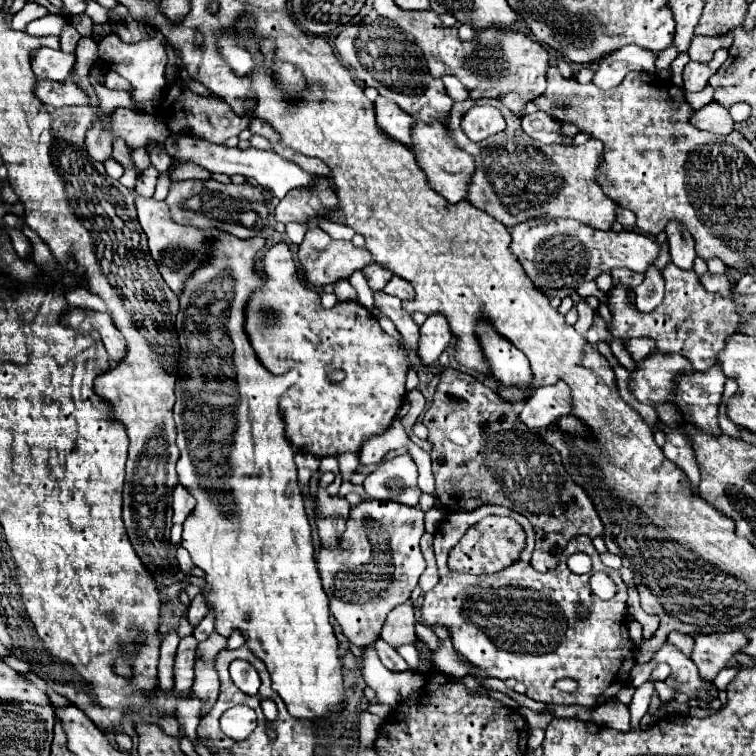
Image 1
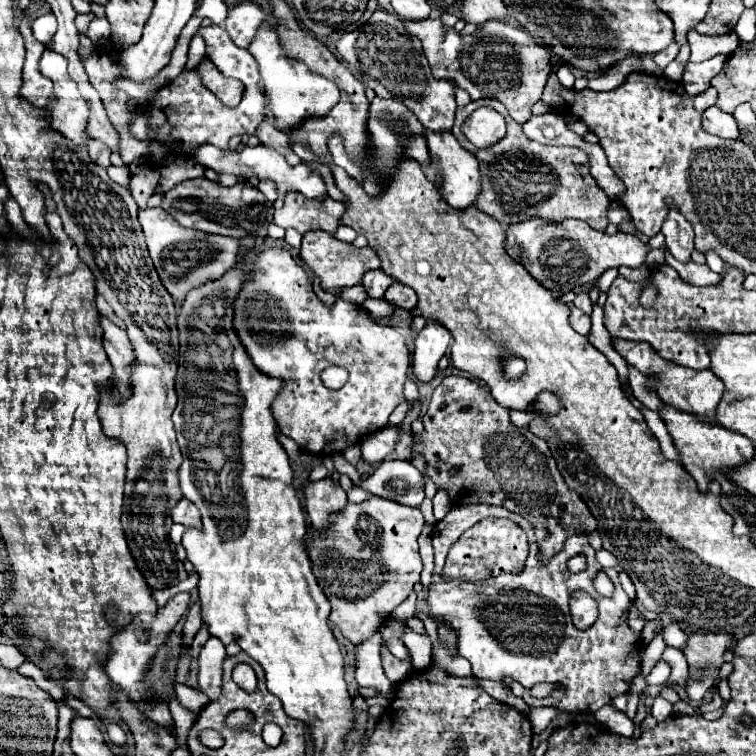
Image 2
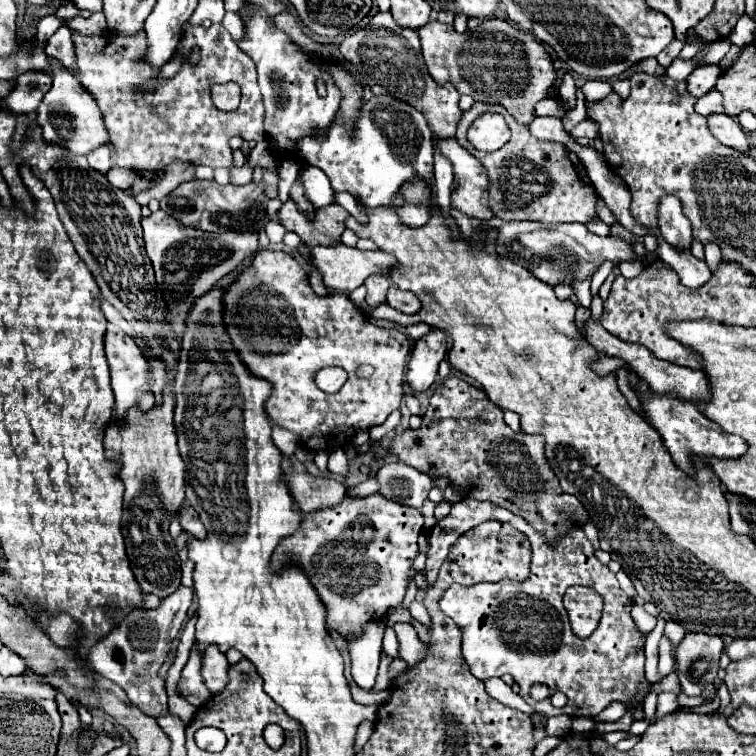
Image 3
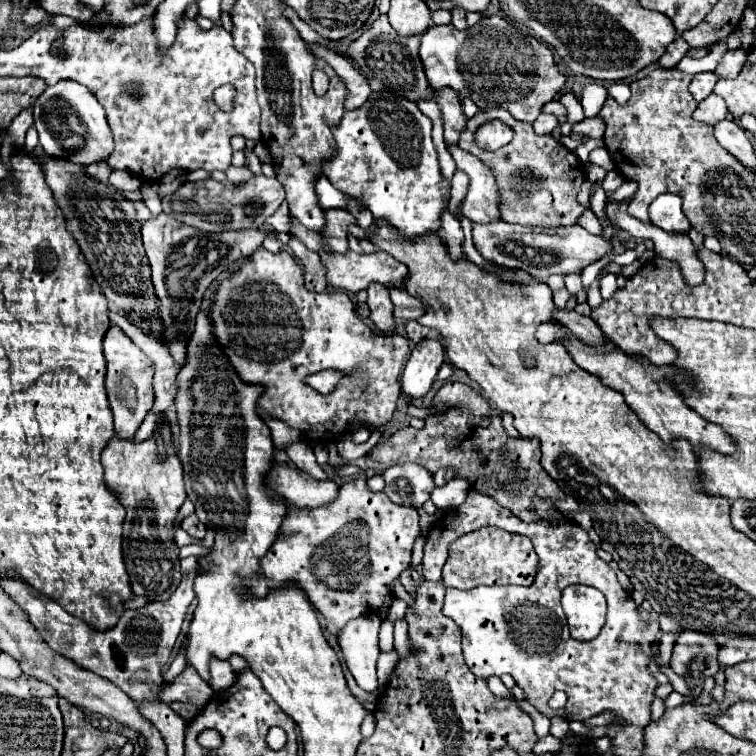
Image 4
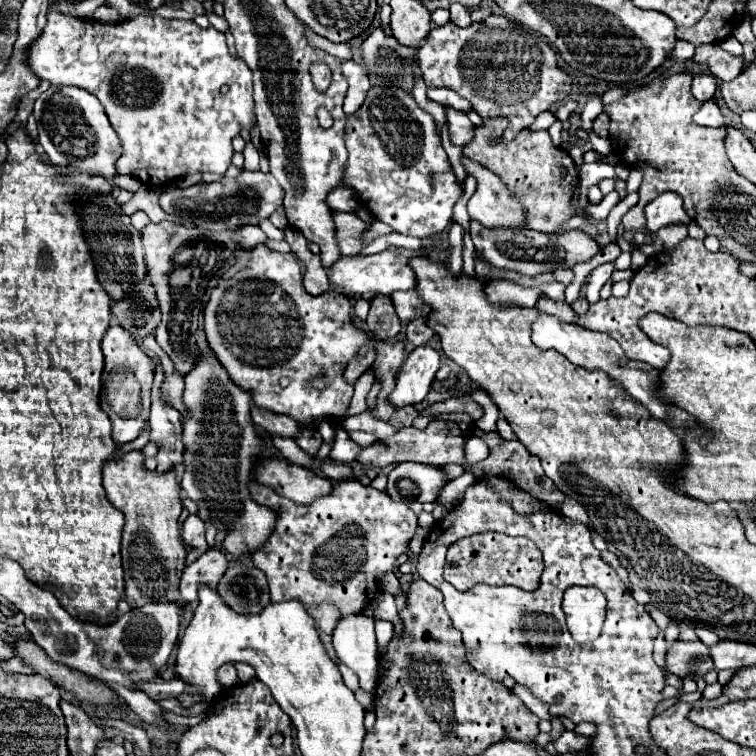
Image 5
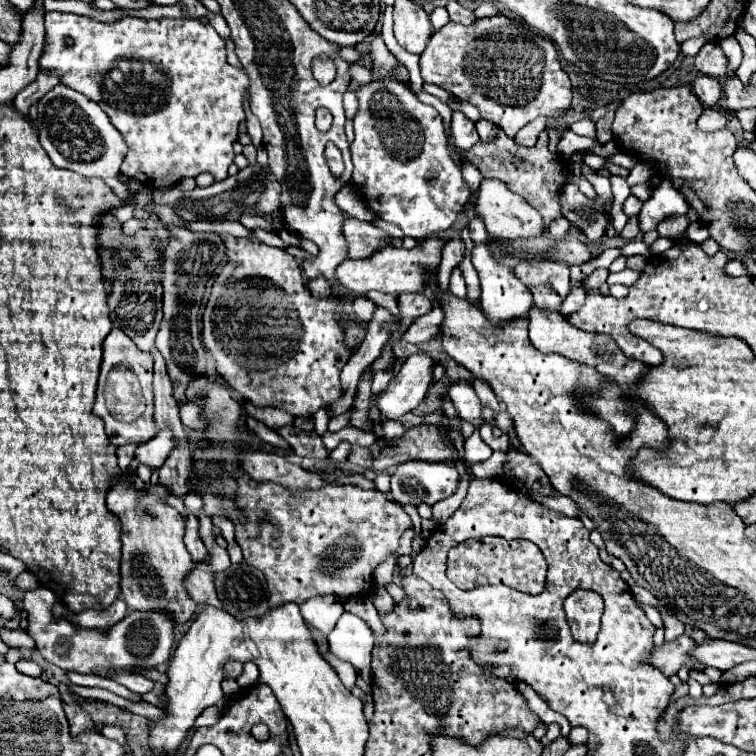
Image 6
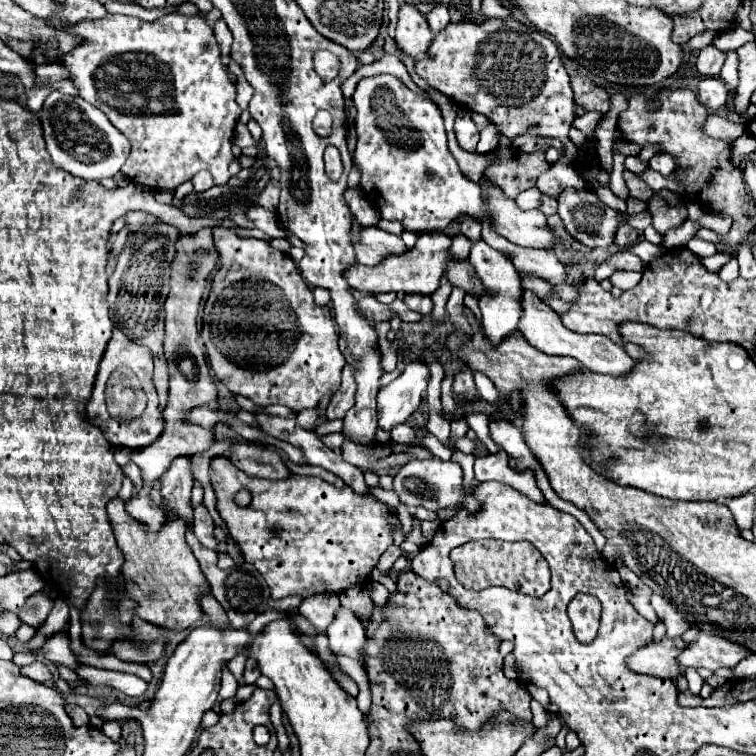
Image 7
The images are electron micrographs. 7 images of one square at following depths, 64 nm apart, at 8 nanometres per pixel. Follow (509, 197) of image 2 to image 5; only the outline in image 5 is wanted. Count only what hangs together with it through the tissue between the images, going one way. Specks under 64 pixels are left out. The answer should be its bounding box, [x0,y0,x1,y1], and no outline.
[462,118,578,232]

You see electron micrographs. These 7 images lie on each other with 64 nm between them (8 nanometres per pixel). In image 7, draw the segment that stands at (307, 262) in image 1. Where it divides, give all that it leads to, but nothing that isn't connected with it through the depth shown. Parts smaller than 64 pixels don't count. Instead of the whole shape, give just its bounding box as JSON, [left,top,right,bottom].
[344,232,484,296]

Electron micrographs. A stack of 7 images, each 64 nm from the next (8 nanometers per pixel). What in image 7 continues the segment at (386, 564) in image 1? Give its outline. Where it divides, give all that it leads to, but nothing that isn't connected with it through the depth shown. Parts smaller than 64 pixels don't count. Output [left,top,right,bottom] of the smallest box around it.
[210,458,398,600]

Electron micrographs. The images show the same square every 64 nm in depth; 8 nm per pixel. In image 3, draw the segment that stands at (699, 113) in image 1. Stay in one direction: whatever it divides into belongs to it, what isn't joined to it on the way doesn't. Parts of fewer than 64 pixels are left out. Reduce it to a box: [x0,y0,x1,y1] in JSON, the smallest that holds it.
[708,114,750,152]

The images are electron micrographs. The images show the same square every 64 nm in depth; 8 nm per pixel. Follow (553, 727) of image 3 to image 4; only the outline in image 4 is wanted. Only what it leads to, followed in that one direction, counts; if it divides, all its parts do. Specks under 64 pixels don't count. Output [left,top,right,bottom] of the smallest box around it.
[552,716,570,740]

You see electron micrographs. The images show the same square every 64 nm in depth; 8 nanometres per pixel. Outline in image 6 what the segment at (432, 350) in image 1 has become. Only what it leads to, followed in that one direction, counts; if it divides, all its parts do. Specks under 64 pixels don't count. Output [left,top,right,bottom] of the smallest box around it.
[376,352,434,420]

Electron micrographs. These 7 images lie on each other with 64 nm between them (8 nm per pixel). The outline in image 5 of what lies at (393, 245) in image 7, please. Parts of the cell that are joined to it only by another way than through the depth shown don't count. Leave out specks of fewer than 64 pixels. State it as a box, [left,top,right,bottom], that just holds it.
[334,212,368,256]

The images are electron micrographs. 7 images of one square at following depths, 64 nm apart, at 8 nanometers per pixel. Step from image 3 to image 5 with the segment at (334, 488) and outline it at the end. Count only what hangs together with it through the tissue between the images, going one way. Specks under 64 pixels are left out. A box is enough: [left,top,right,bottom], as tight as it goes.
[254,460,332,504]

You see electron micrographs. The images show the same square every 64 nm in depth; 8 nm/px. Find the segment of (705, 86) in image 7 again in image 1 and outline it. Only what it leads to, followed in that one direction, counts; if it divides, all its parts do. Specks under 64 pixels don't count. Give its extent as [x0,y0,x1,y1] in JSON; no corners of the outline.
[684,48,729,92]

